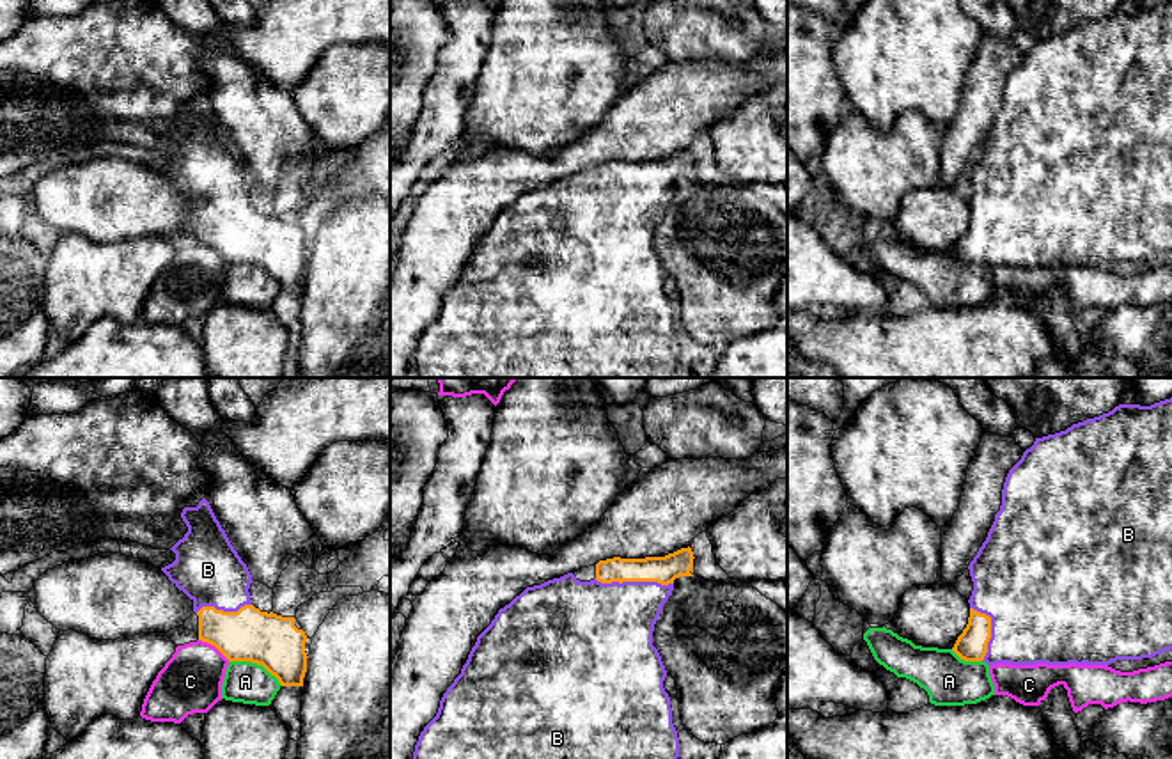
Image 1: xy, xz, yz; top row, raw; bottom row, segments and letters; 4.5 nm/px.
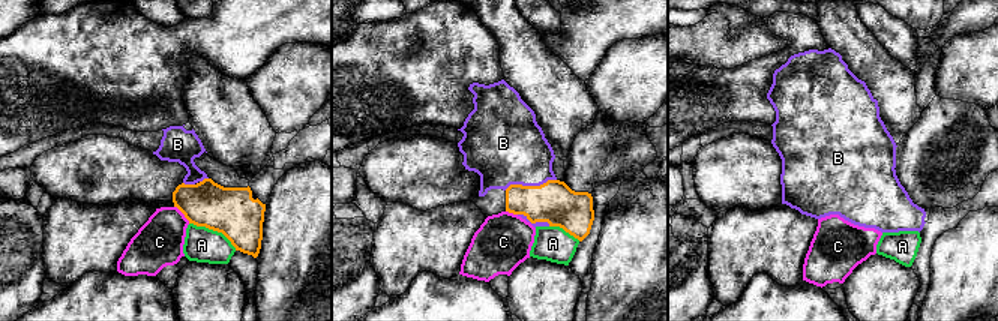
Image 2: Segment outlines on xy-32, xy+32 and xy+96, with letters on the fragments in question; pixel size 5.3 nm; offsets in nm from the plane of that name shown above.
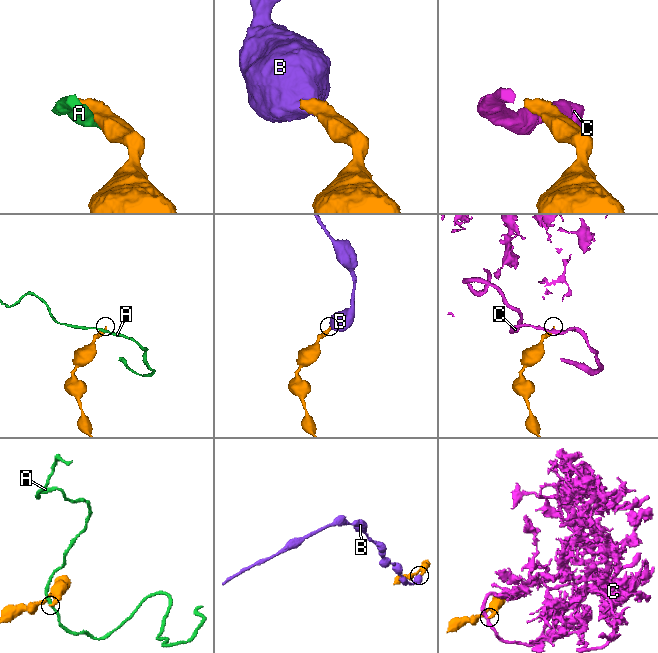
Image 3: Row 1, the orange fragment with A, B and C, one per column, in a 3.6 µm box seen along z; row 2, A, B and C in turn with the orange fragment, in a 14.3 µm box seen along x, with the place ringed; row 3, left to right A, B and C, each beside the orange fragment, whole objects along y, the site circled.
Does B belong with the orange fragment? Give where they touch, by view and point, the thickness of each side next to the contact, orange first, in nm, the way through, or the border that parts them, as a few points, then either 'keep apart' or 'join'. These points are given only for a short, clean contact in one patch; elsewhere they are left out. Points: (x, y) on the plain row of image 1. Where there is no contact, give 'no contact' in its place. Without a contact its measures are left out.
xz (633, 183) | 130/420 nm | across xz (664, 172), (649, 183), (633, 183), (633, 192), (607, 231) | join

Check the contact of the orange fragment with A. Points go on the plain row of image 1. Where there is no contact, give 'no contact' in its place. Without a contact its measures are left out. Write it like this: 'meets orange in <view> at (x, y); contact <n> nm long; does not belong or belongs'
meets orange in xy at (256, 265); contact 280 nm long; does not belong

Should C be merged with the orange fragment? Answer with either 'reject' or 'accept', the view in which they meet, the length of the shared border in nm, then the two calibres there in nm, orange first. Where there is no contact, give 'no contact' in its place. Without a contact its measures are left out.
reject; meets orange in xy; contact 170 nm long; 240 nm thick on the orange side, 280 nm on the other

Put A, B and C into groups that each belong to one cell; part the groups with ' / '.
A C / B

